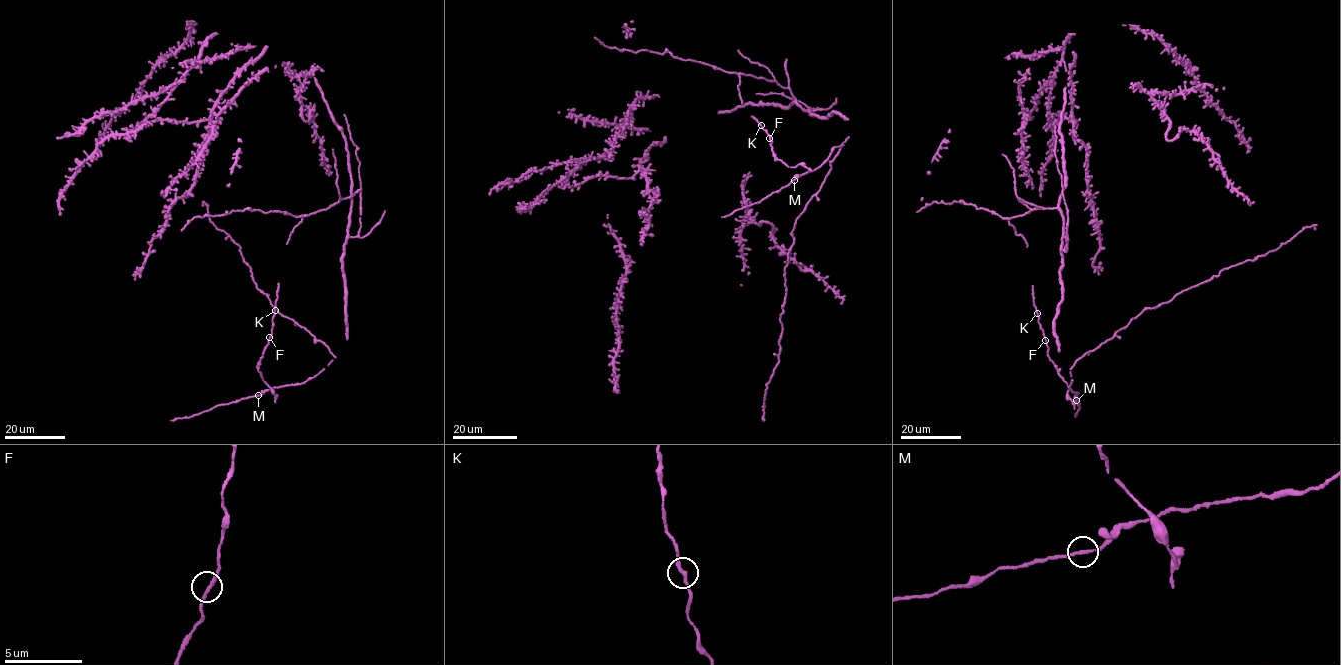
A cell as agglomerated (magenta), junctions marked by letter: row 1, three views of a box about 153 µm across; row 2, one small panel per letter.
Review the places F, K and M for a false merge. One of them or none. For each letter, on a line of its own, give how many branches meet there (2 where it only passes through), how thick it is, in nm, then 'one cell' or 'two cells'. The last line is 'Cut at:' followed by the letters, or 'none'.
F: branches 2; calibre 200 nm; one cell
K: branches 2; calibre 200 nm; one cell
M: branches 2; calibre 180 nm; one cell
Cut at: none

